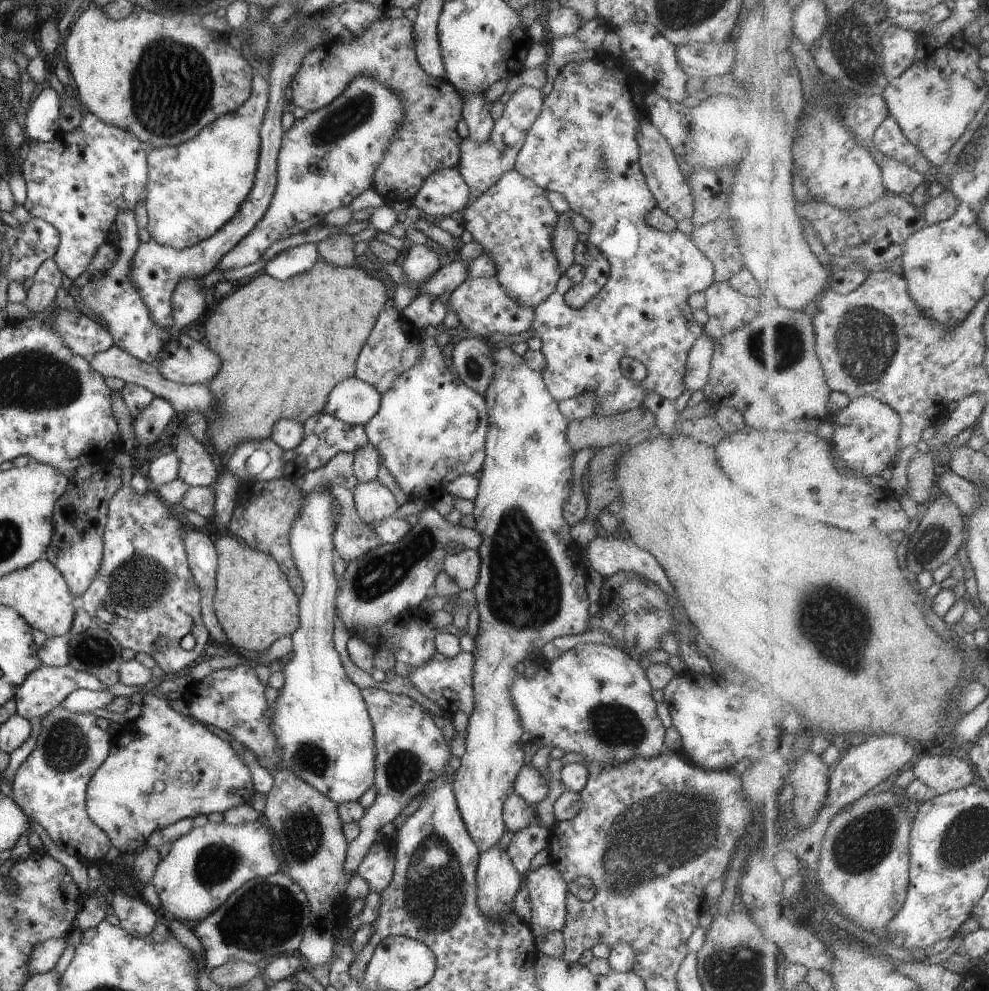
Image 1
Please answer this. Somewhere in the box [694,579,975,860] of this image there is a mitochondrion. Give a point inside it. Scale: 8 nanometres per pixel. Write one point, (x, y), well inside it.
(839, 628)

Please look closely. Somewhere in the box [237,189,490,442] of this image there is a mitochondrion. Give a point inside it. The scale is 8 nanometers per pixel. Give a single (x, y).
(474, 371)

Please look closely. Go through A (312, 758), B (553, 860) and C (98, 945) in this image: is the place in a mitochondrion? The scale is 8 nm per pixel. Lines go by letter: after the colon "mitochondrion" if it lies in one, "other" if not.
A: mitochondrion
B: other
C: other

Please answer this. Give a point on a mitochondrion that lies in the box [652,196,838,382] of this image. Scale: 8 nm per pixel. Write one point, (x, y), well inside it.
(784, 347)

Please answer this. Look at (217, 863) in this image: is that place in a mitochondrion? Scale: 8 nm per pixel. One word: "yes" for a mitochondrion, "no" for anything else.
yes

